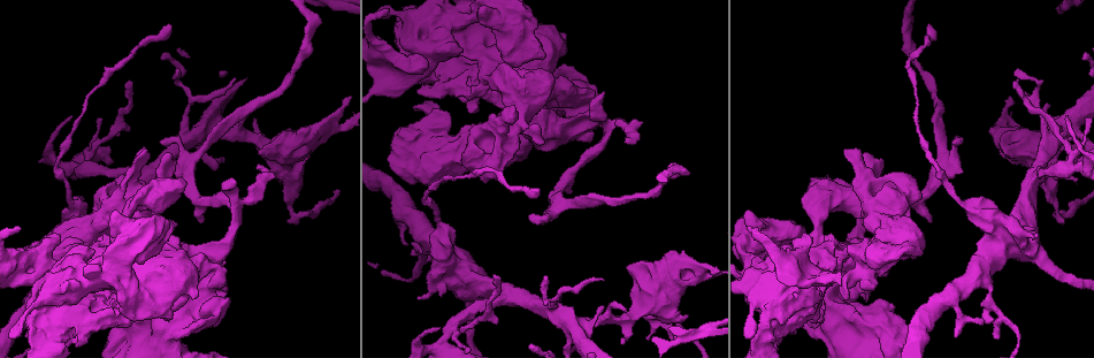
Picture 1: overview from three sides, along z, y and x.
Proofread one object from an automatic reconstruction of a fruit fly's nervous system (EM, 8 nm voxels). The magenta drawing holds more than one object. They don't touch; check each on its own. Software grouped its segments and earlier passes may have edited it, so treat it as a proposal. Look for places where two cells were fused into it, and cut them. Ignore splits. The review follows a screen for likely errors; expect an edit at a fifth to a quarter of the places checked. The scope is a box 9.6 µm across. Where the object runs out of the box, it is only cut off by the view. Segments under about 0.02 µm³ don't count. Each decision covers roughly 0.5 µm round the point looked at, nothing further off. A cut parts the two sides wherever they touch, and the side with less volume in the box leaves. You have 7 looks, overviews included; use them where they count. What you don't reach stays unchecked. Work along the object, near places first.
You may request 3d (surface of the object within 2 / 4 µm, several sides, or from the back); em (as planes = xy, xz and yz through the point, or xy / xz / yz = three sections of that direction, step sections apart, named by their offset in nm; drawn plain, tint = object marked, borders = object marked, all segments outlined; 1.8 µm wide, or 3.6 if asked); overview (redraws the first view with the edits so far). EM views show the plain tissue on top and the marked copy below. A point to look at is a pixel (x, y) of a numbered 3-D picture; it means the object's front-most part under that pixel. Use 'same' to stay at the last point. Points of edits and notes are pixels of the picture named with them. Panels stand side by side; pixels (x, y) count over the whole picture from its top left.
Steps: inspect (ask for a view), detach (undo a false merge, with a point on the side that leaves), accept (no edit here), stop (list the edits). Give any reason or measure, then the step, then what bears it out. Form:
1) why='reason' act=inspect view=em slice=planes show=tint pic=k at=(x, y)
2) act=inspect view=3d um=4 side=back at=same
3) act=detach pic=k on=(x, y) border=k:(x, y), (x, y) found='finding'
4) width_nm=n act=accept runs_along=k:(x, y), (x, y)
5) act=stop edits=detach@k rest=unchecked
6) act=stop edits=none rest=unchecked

why='sharp bend' act=inspect view=3d um=4 pic=1 at=(1044, 132)

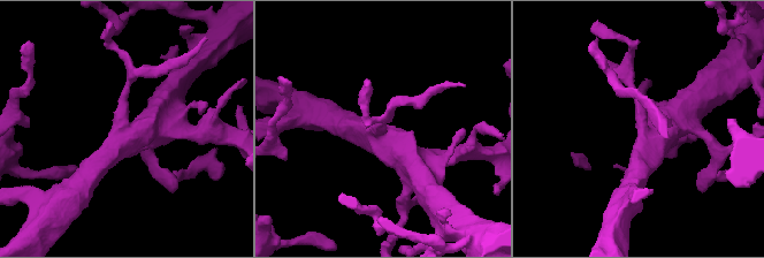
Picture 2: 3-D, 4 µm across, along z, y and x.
arms=3 why='shape alone is not enough' act=inspect view=em slice=planes show=tint pic=2 at=(122, 125)

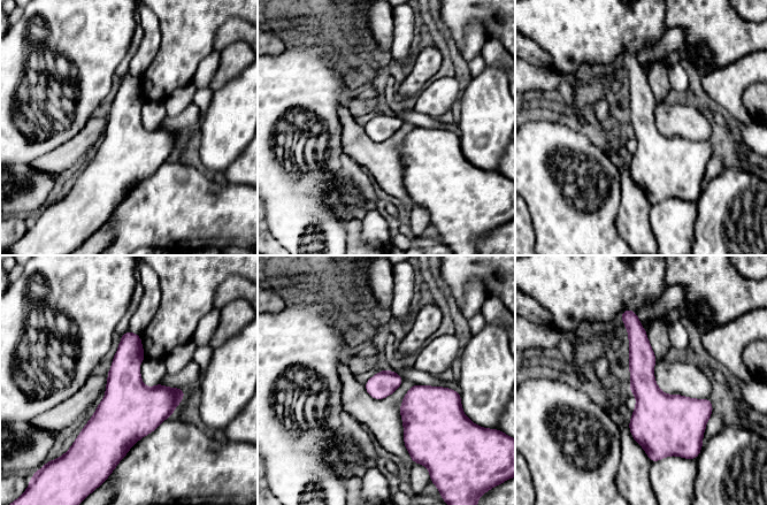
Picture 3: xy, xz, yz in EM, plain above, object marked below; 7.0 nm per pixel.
width_nm=180 act=accept found='one cell here'

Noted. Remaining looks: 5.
why='a narrow waist' act=inspect view=3d um=2 pic=1 at=(138, 199)

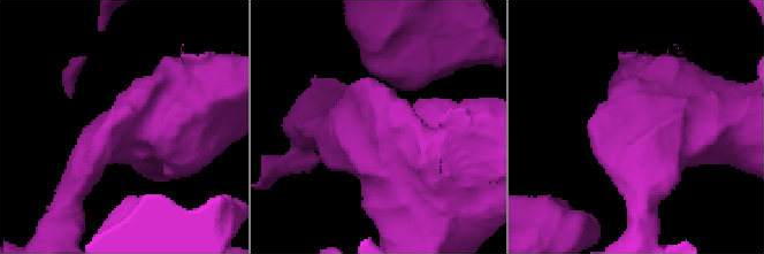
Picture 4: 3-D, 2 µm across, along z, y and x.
why='now the EM' act=inspect view=em slice=planes show=tint pic=4 at=(121, 124)

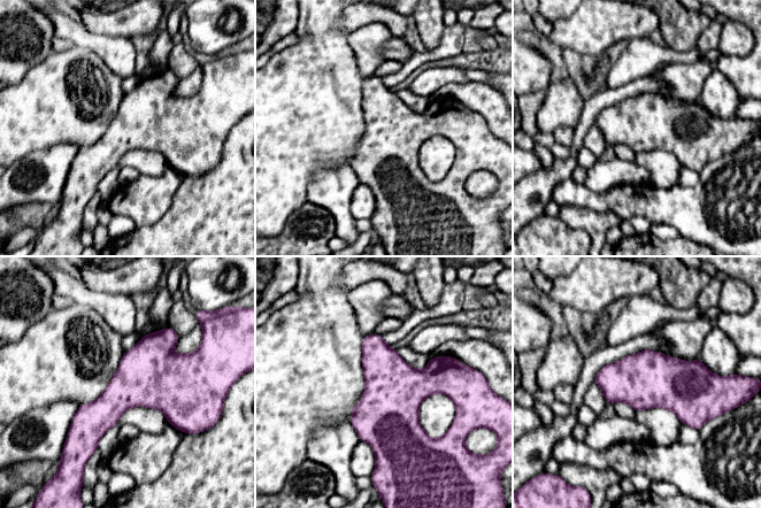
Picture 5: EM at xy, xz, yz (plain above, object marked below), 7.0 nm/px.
act=accept found='continuous, no second cell'

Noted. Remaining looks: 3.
why='sudden change in width' act=inspect view=3d um=2 pic=1 at=(1008, 325)

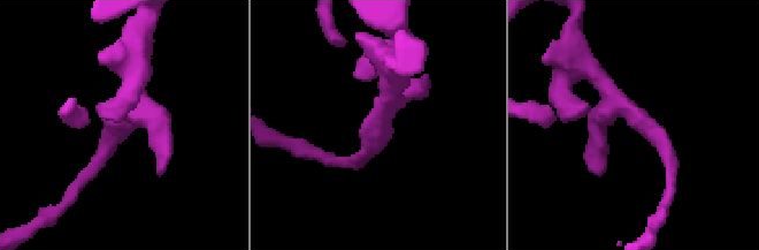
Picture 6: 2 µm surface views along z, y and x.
why='need the tissue' act=inspect view=em slice=yz step=8 show=tint pic=6 at=(375, 134)

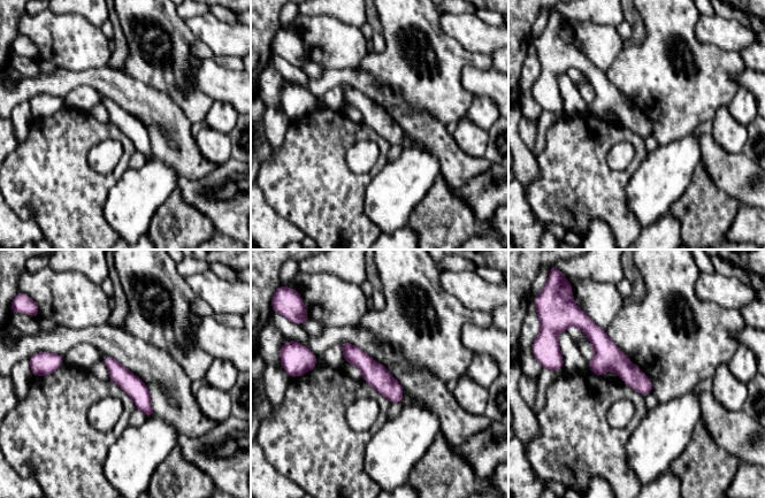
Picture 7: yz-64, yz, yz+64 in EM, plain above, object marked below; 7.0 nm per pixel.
act=inspect view=em slice=planes show=borders at=same

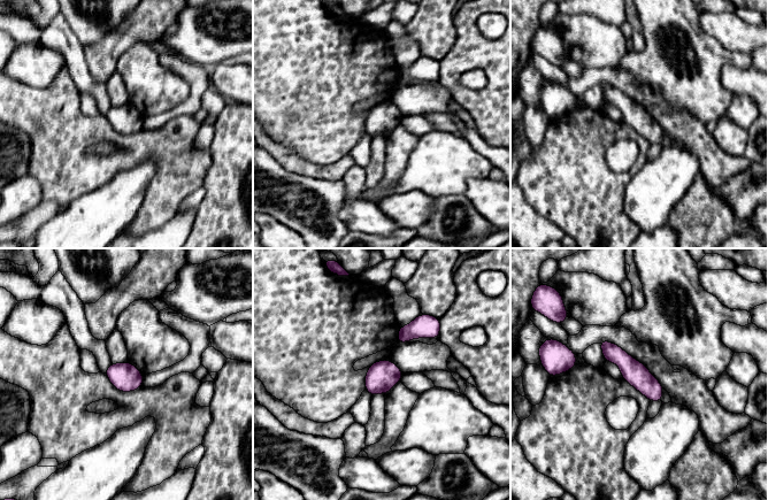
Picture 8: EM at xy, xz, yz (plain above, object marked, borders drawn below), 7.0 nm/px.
width_nm=160 act=accept runs_along=8:(604, 344), (659, 398) found='all the same cell'

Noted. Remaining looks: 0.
act=stop edits=none rest=unchecked

